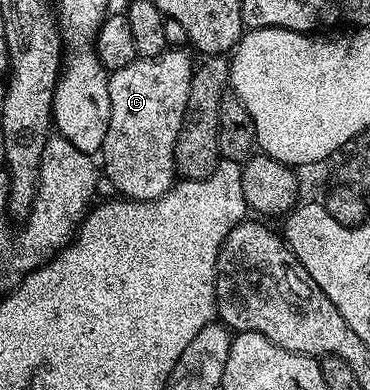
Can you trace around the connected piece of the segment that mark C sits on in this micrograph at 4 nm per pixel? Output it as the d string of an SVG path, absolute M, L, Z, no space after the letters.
M168 48L158 58L138 57L125 68L109 71L110 127L104 136L100 154L106 157L105 177L106 174L110 177L111 184L118 189L115 191L123 198L132 198L136 202L156 202L174 187L174 146L188 111L190 85L196 69L195 59L190 59L189 53L191 51L186 48Z

